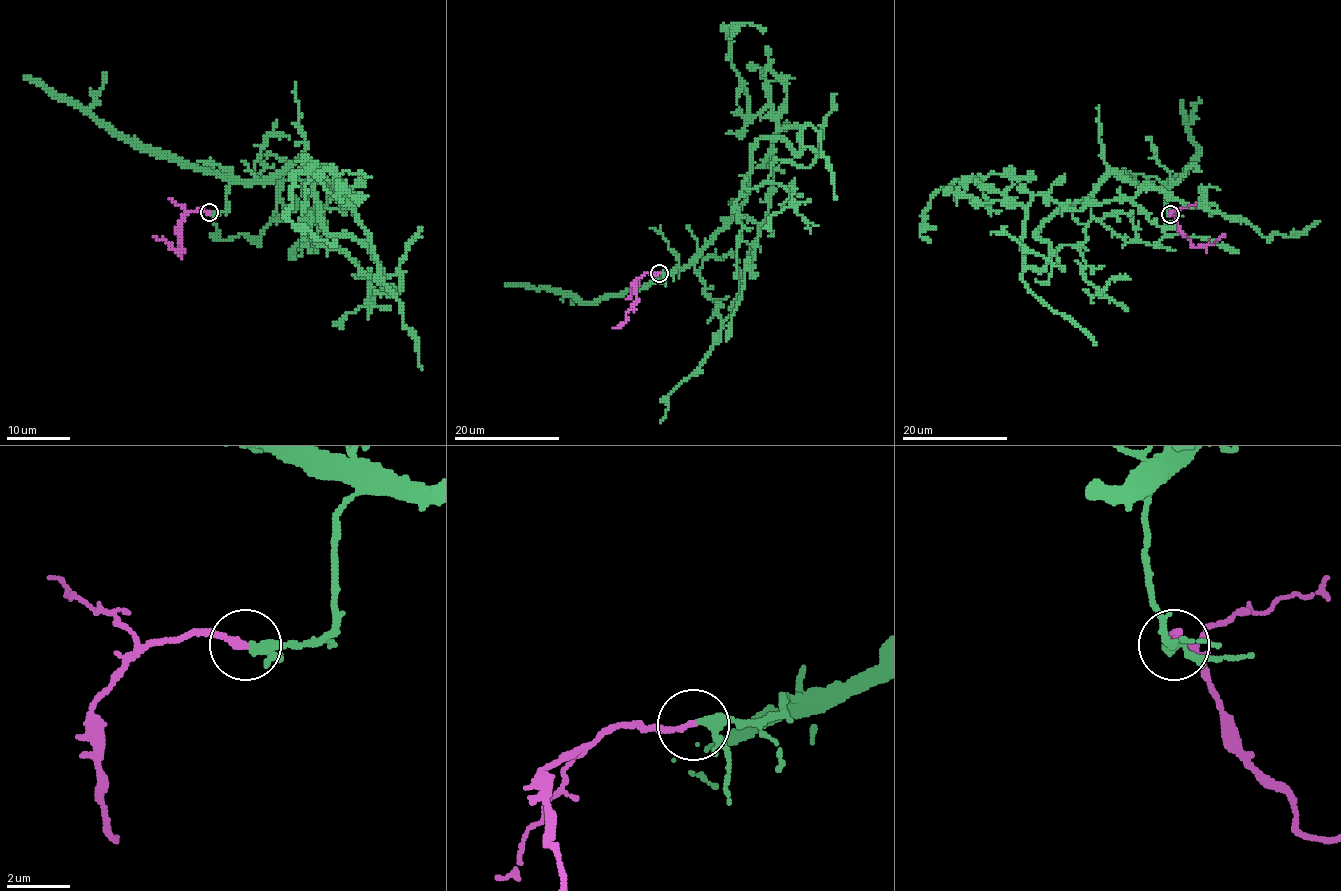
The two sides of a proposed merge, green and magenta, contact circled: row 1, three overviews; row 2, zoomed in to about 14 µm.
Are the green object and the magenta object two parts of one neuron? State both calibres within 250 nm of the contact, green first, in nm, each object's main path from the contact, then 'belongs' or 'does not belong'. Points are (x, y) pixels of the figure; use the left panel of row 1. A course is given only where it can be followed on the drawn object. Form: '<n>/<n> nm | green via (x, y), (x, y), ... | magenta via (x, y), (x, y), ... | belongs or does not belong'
260/190 nm | green via (209, 212), (299, 162), (378, 280), (346, 190), (315, 182), (255, 239), (211, 220) | magenta via (209, 212), (193, 210), (179, 225), (182, 251), (170, 250), (166, 242), (154, 236) | belongs

